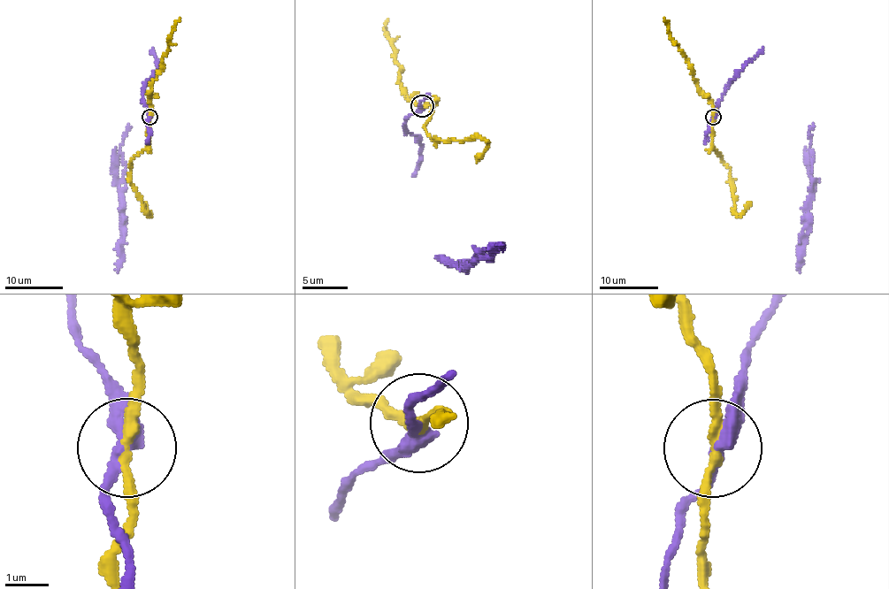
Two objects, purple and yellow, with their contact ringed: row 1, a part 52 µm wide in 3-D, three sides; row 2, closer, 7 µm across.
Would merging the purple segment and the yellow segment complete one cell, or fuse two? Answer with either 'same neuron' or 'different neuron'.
different neuron

